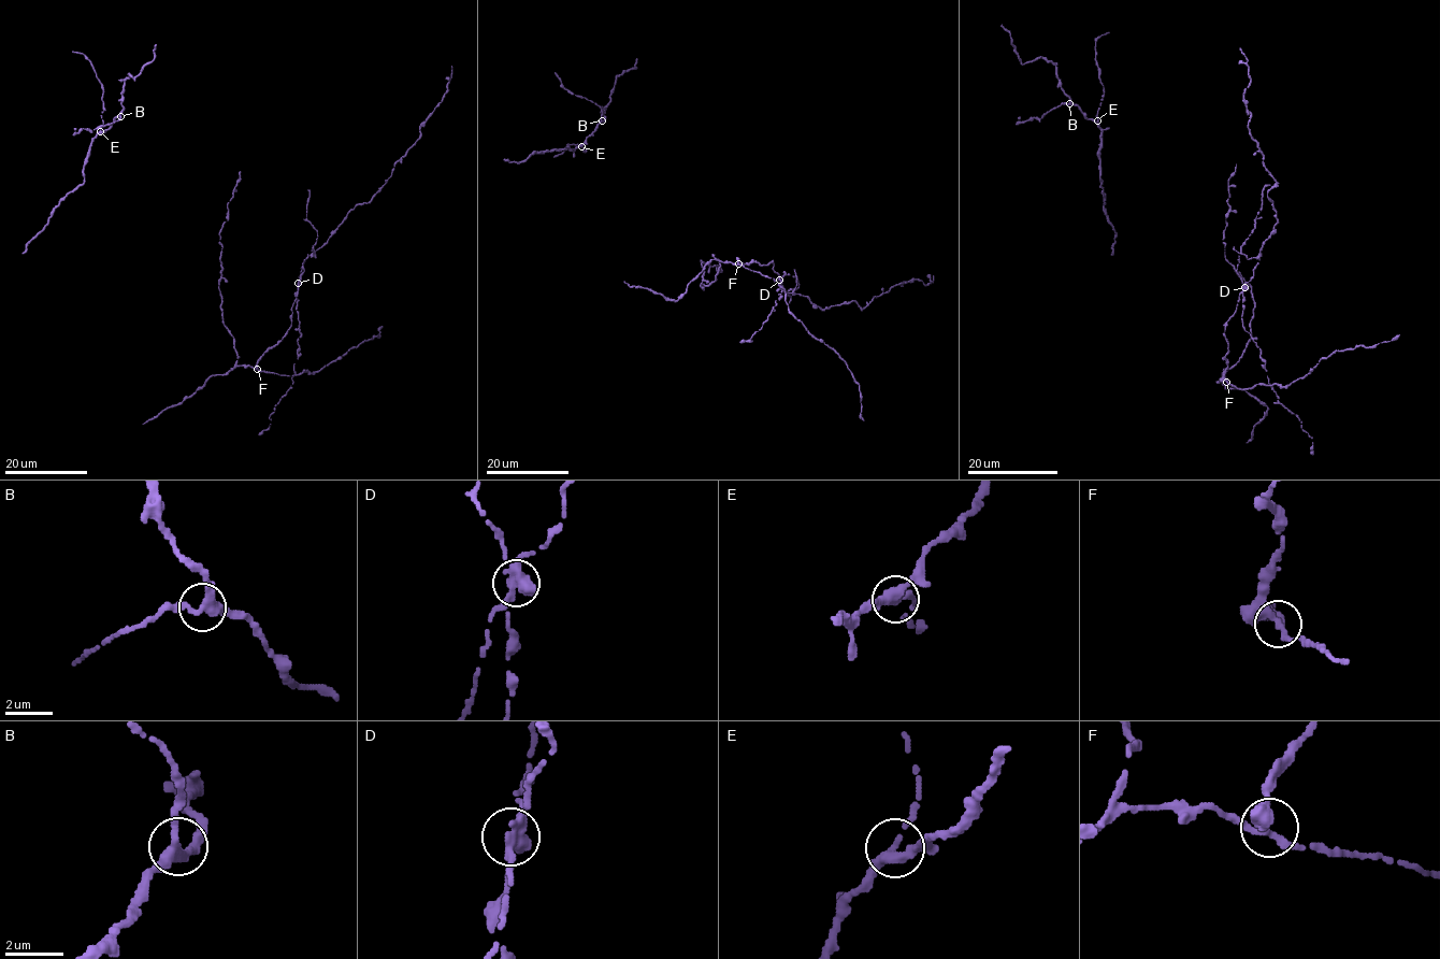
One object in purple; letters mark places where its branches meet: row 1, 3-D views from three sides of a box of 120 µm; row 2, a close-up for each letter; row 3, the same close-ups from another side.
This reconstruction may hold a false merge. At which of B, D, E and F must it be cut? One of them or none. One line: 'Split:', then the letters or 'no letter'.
Split: D

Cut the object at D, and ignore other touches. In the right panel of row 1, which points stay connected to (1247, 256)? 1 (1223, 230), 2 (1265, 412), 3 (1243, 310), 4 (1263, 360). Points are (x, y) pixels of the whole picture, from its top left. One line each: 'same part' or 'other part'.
1: same part
2: same part
3: other part
4: other part

